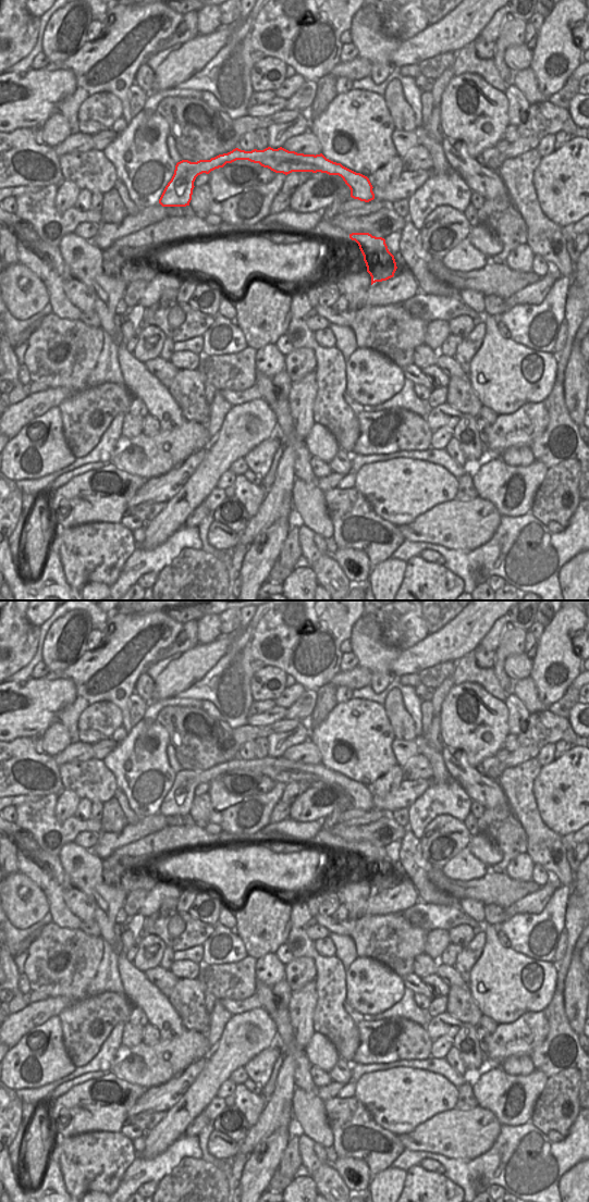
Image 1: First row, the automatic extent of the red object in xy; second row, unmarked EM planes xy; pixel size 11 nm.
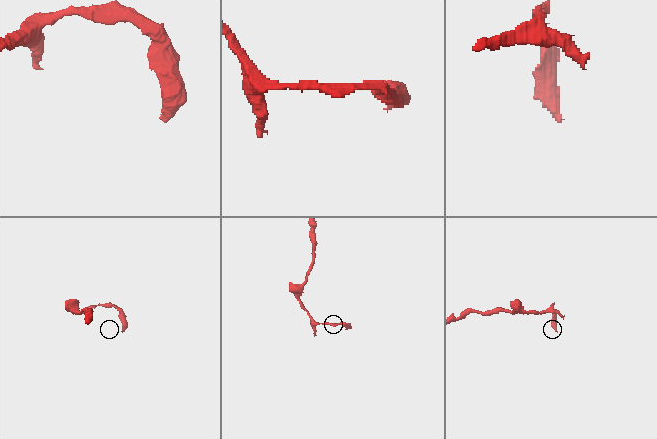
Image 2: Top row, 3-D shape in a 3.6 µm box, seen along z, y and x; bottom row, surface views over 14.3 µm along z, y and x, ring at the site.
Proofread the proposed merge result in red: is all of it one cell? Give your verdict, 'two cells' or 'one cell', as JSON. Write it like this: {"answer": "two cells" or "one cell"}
{"answer": "one cell"}

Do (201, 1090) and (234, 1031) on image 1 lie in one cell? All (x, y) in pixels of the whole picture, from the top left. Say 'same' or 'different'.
same

